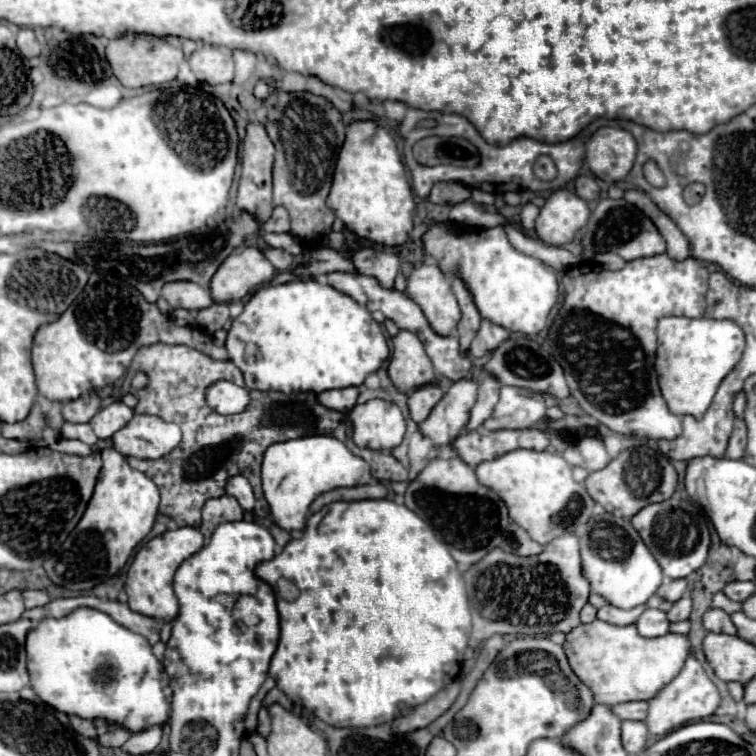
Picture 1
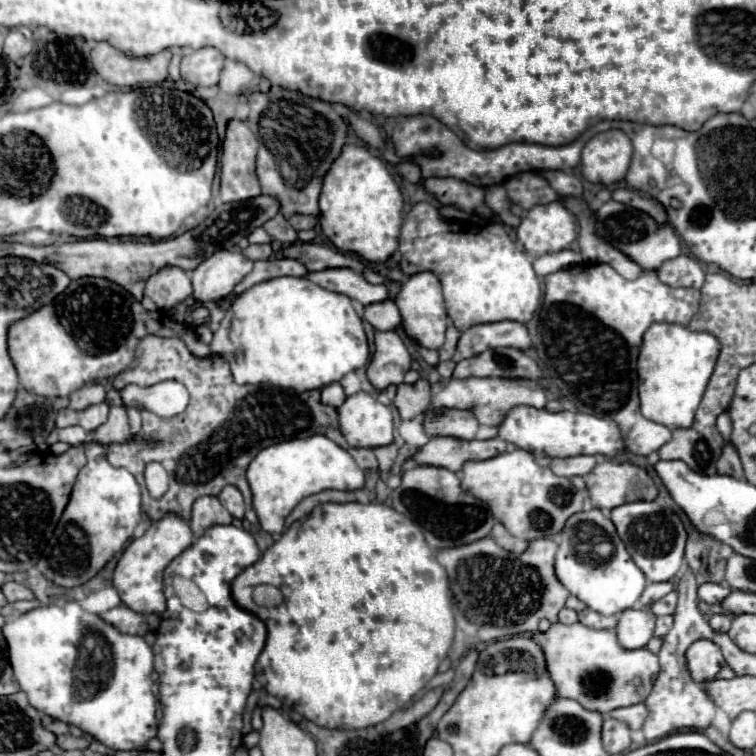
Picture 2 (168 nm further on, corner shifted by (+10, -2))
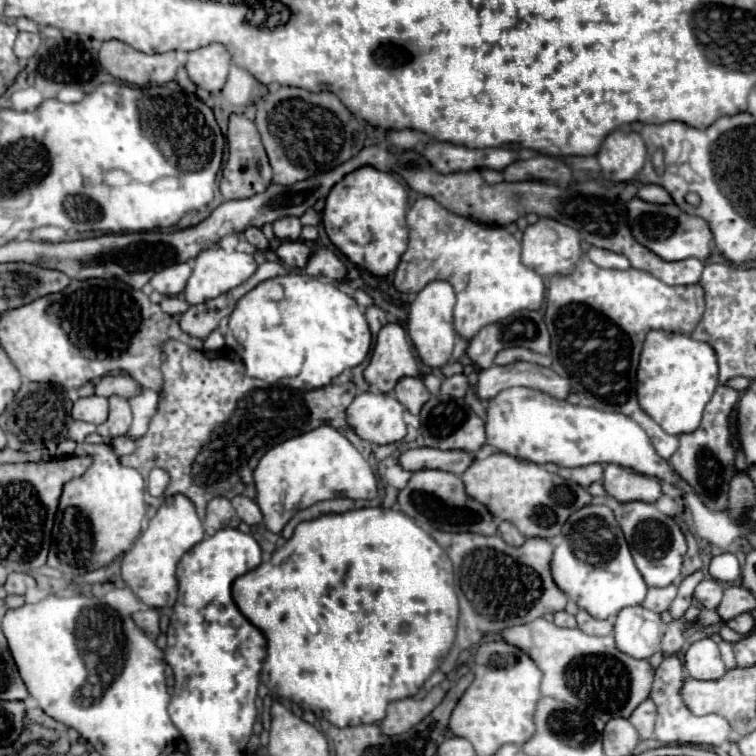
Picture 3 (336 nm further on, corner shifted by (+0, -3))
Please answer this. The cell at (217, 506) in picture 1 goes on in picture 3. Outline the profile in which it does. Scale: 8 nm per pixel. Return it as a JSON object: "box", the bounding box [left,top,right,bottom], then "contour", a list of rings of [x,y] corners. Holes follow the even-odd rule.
{"box":[204,496,240,536],"contour":[[[216,496],[214,500],[210,500],[210,504],[206,508],[206,518],[204,518],[204,528],[206,528],[208,536],[218,532],[220,528],[238,528],[238,524],[240,524],[240,520],[238,520],[230,500],[226,500],[222,496]]]}

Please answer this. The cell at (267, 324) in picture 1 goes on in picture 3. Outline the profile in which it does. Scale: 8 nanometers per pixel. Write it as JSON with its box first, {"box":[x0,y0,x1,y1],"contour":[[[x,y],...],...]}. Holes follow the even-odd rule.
{"box":[224,274,372,392],"contour":[[[286,274],[264,280],[254,290],[244,294],[236,304],[236,310],[230,314],[228,334],[224,338],[226,346],[234,348],[240,354],[250,378],[280,382],[306,392],[324,388],[344,370],[362,364],[368,358],[372,346],[372,334],[366,316],[364,312],[360,312],[356,300],[328,280],[302,274]]]}

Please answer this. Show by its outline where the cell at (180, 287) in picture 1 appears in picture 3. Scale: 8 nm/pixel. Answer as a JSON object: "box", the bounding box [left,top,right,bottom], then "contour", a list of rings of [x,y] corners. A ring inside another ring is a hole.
{"box":[150,262,192,296],"contour":[[[190,262],[172,264],[170,268],[164,268],[164,270],[156,272],[154,278],[150,280],[150,284],[152,284],[154,290],[158,290],[164,296],[178,296],[178,294],[184,292],[190,274],[192,274]]]}

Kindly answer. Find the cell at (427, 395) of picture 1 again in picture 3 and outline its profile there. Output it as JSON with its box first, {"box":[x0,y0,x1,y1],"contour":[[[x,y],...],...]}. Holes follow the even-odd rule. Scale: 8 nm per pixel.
{"box":[394,378,430,414],"contour":[[[406,378],[398,382],[398,388],[394,388],[394,398],[412,414],[420,414],[422,404],[430,398],[430,392],[420,378]]]}

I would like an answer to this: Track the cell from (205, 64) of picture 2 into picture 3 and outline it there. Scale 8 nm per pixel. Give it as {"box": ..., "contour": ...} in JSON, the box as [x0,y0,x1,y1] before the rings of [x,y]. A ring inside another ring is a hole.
{"box":[186,44,232,92],"contour":[[[208,44],[188,52],[186,72],[190,80],[208,92],[218,92],[226,84],[232,66],[232,56],[224,44]]]}

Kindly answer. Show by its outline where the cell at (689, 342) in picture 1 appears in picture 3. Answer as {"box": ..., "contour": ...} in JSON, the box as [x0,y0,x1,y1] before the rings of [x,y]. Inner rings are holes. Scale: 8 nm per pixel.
{"box":[638,330,718,436],"contour":[[[666,330],[648,332],[638,366],[638,402],[642,404],[642,410],[652,420],[656,420],[666,432],[676,436],[694,432],[700,426],[704,406],[710,402],[716,384],[718,384],[718,360],[714,348],[708,342],[700,342],[688,334],[676,334]]]}

